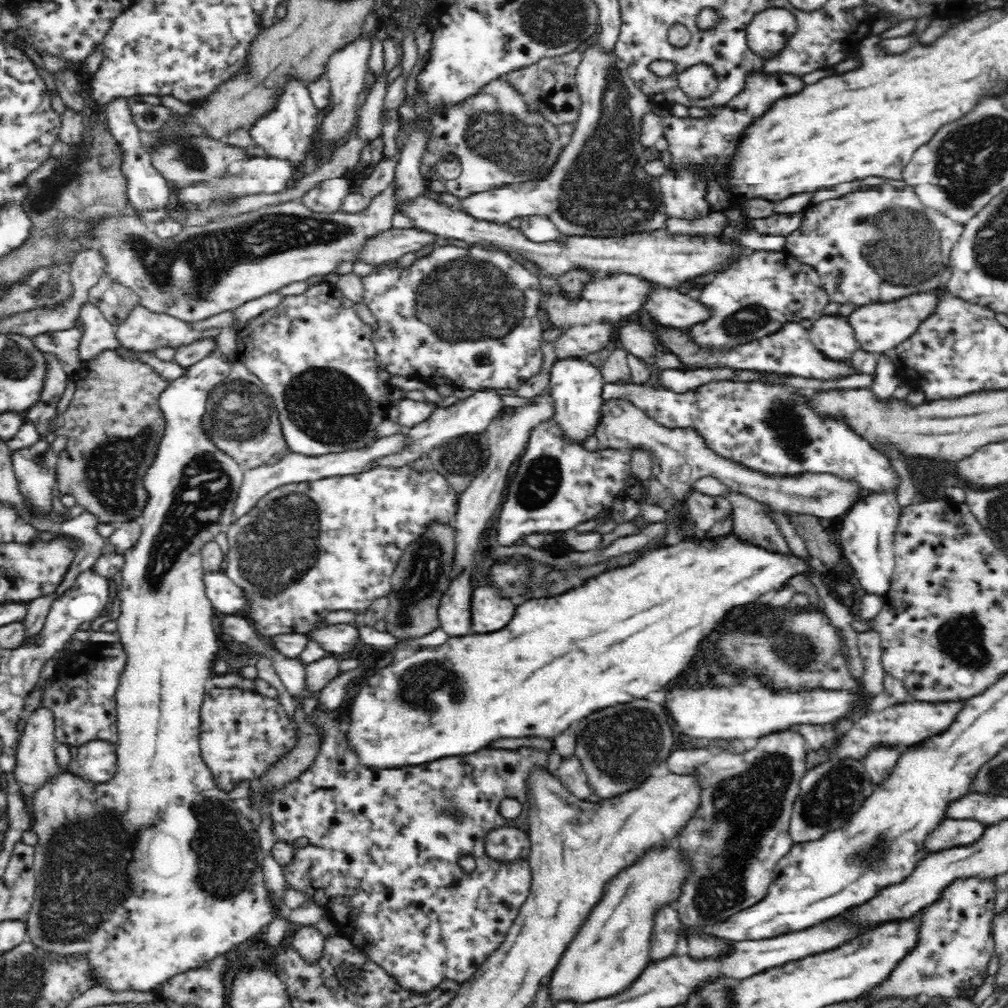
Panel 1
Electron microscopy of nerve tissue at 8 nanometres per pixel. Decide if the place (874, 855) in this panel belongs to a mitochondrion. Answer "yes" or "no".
yes

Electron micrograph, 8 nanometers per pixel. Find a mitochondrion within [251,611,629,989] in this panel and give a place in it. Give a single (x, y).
(417, 685)

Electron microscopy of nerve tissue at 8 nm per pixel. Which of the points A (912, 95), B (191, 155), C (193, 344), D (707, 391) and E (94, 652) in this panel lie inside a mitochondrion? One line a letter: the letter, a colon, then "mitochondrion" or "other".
A: other
B: mitochondrion
C: other
D: other
E: other

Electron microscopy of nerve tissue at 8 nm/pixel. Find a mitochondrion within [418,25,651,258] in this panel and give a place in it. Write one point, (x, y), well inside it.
(514, 145)

